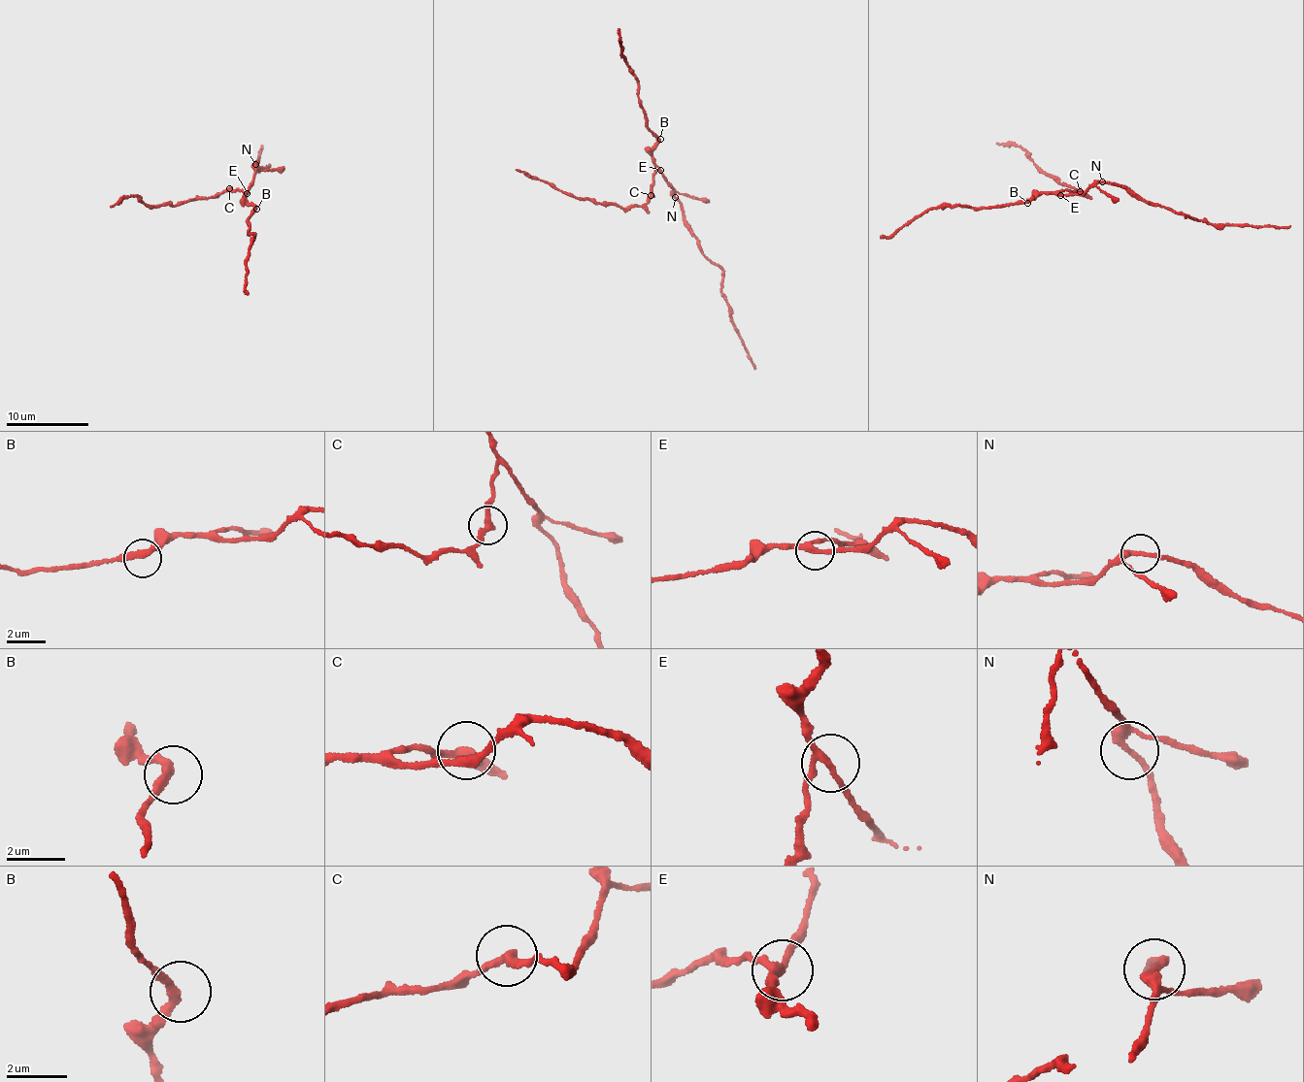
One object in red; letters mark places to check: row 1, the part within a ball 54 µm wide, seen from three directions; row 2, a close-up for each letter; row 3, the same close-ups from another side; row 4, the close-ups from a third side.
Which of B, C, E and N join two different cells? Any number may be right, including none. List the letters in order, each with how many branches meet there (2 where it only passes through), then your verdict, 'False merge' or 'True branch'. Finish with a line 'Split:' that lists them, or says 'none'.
B: Branches: 2. True branch
C: Branches: 2. False merge
E: Branches: 3. True branch
N: Branches: 3. False merge
Split: C, N

